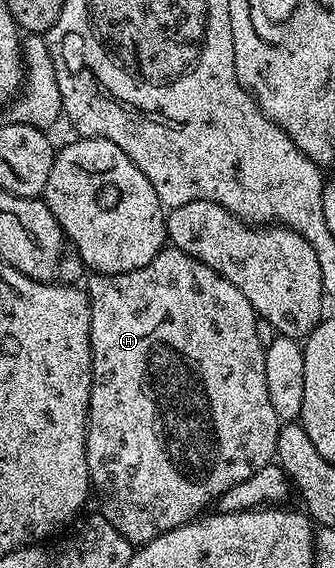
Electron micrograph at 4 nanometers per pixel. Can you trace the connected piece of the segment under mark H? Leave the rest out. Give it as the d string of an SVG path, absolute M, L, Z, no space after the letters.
M165 245L156 254L154 261L150 261L150 265L142 265L142 269L134 269L130 273L122 273L121 275L101 275L96 273L91 278L87 280L87 283L89 283L86 283L88 304L92 310L90 313L92 392L90 393L90 401L88 402L88 478L91 486L94 488L95 498L96 495L100 498L100 507L98 507L99 514L104 515L106 521L110 521L110 525L114 525L114 529L118 529L118 533L122 533L122 537L126 537L128 543L143 545L154 541L154 537L158 537L170 529L178 529L182 525L192 522L193 519L203 516L215 504L216 498L222 493L226 493L226 489L238 485L238 481L246 481L246 477L254 477L254 473L258 473L258 469L262 469L267 463L273 462L276 458L276 442L278 441L278 433L280 432L282 422L275 415L274 408L270 405L270 400L267 396L266 361L264 360L265 344L263 342L260 343L260 331L256 328L258 316L255 309L250 305L250 301L246 301L246 297L242 297L239 289L234 289L234 285L230 285L230 281L226 281L226 277L214 273L214 269L202 265L202 261L198 261L194 257L182 253L176 247Z

